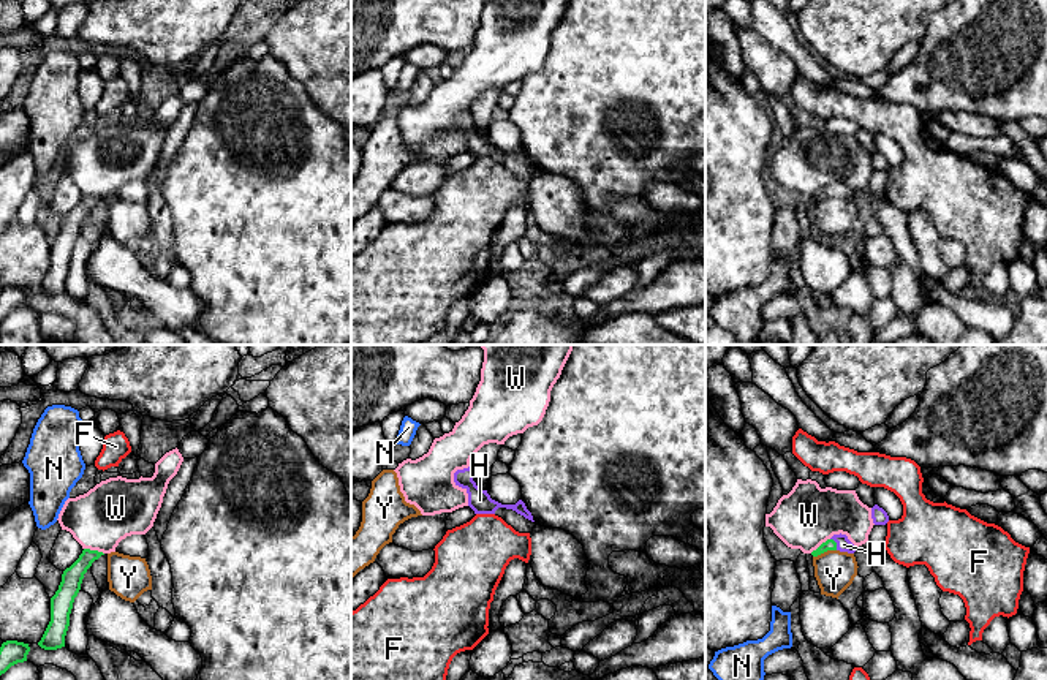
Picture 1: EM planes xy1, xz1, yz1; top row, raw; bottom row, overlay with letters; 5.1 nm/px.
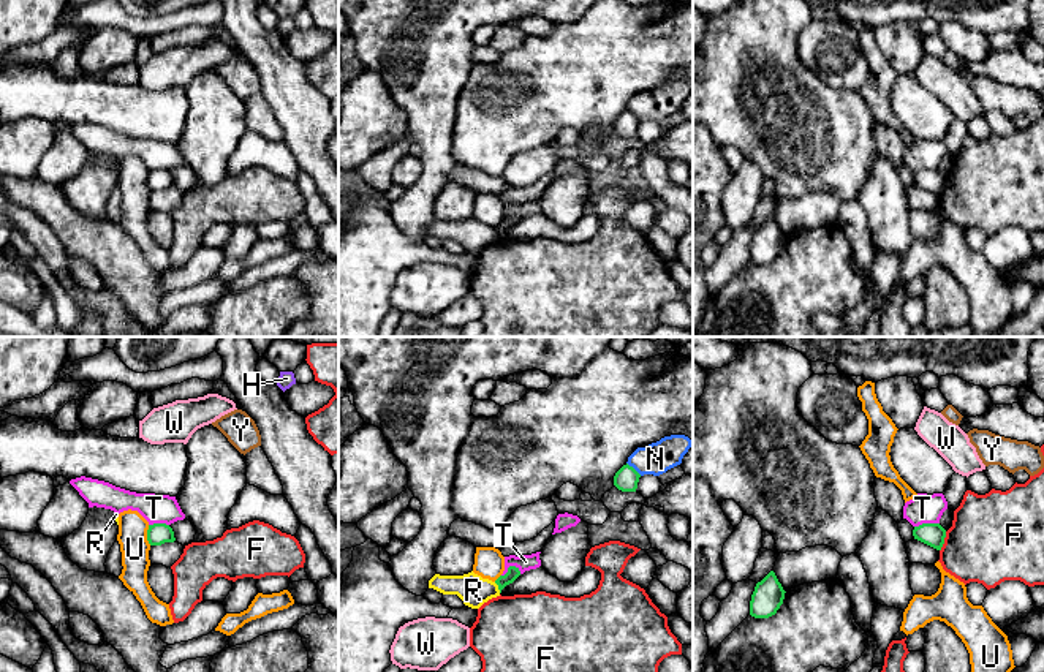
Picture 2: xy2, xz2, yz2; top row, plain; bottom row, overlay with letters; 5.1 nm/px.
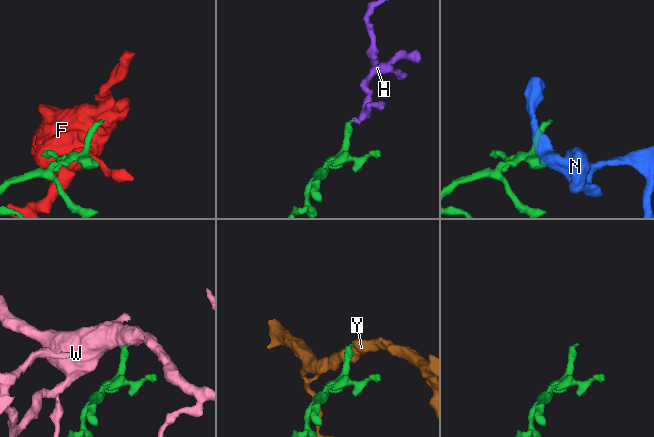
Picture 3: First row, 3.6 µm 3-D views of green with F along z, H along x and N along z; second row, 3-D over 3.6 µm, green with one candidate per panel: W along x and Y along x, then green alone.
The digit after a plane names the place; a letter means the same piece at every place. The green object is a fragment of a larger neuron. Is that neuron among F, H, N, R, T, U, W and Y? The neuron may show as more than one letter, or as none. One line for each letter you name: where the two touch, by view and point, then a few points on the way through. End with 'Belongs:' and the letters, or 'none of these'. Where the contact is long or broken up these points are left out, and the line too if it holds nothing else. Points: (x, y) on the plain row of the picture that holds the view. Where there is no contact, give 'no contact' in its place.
H: contact yz1 (835, 190); way yz1 (829, 190), (835, 190), (843, 190)
Belongs: H

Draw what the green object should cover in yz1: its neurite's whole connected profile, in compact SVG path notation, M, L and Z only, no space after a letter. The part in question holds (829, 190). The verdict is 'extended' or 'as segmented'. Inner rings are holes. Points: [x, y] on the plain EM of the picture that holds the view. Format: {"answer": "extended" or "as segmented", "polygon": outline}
{"answer": "extended", "polygon": "M833 180L830 185L822 188L816 196L811 198L813 202L818 202L827 196L840 196L840 198L848 198L854 199L856 191L848 185L846 180Z"}

